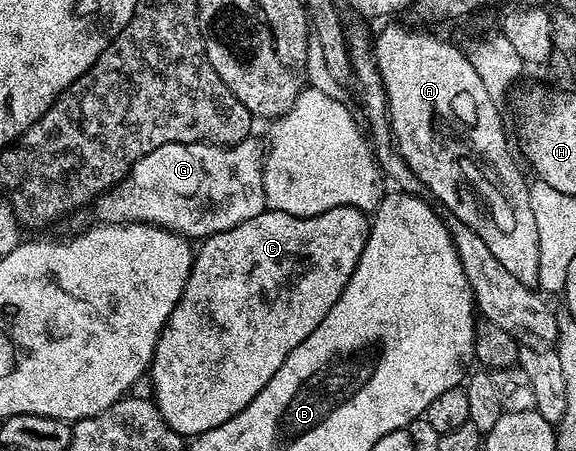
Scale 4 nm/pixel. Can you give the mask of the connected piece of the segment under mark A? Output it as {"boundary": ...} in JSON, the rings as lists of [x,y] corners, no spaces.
{"boundary":[[[412,27],[382,28],[380,36],[377,34],[374,39],[374,54],[376,68],[384,82],[384,92],[388,95],[392,138],[406,165],[420,178],[421,186],[432,193],[431,198],[445,212],[452,211],[448,213],[462,220],[478,233],[478,237],[482,237],[482,241],[486,241],[490,253],[498,257],[500,264],[506,265],[506,273],[514,273],[522,285],[535,288],[538,277],[538,224],[534,221],[534,209],[530,209],[530,183],[524,180],[508,148],[501,108],[486,93],[467,54],[436,35],[415,31]]]}

